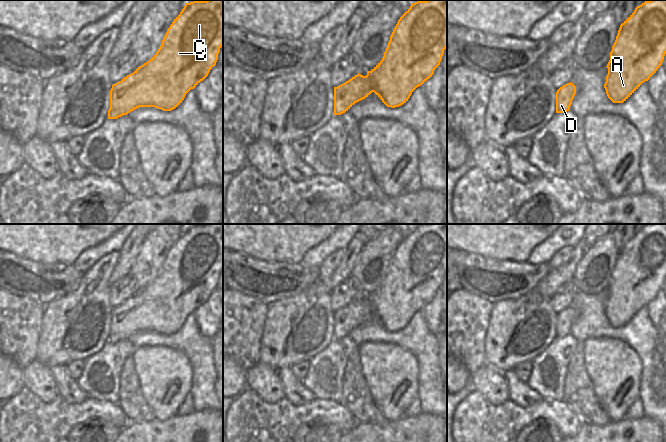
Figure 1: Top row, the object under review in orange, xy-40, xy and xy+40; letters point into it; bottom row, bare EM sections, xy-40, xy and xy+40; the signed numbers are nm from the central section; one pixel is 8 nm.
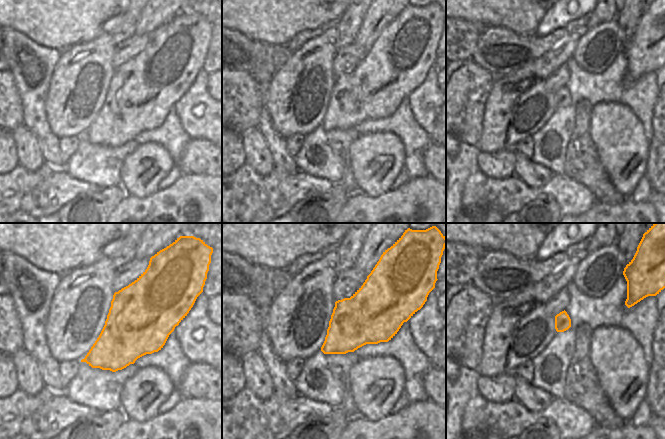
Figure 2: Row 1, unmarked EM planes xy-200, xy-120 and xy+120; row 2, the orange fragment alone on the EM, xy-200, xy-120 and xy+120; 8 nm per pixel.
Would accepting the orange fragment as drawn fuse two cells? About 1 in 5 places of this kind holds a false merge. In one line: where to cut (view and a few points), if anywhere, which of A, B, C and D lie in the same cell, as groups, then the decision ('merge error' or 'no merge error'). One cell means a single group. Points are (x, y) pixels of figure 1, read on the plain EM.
cut none; groups A B C D; no merge error

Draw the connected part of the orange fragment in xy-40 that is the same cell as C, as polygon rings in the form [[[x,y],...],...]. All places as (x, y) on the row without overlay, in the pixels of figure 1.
[[[223,224],[186,227],[168,252],[160,272],[146,287],[112,309],[108,343],[117,343],[139,331],[171,335],[216,289],[223,270]]]

